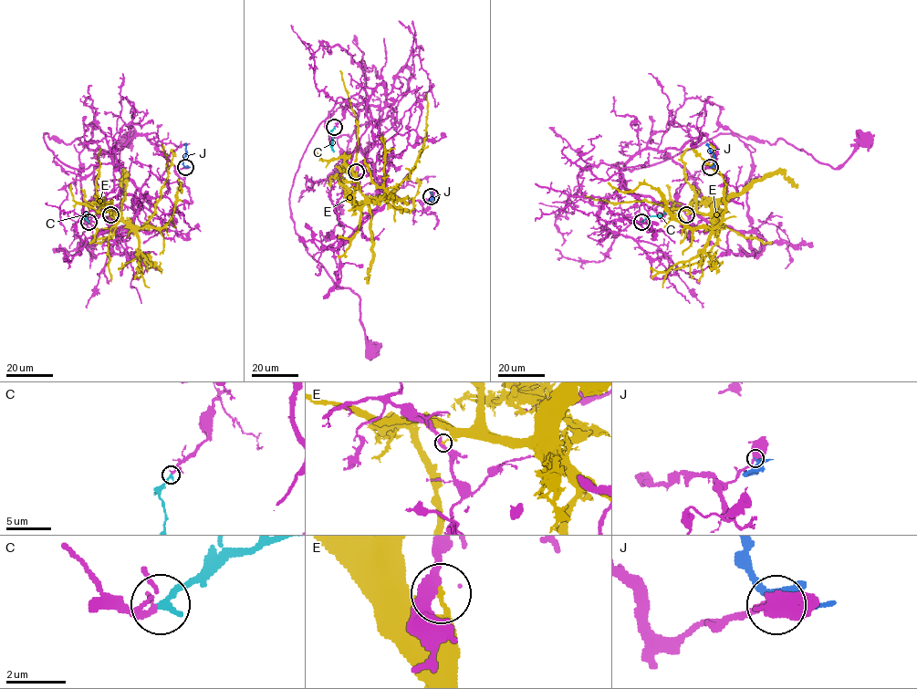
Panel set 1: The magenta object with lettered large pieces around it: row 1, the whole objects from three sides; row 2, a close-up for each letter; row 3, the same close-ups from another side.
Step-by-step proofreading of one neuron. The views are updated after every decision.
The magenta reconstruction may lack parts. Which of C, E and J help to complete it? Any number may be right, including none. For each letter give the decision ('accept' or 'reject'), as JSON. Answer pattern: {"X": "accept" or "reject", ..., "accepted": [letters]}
{"C": "accept", "E": "reject", "J": "reject", "accepted": ["C"]}

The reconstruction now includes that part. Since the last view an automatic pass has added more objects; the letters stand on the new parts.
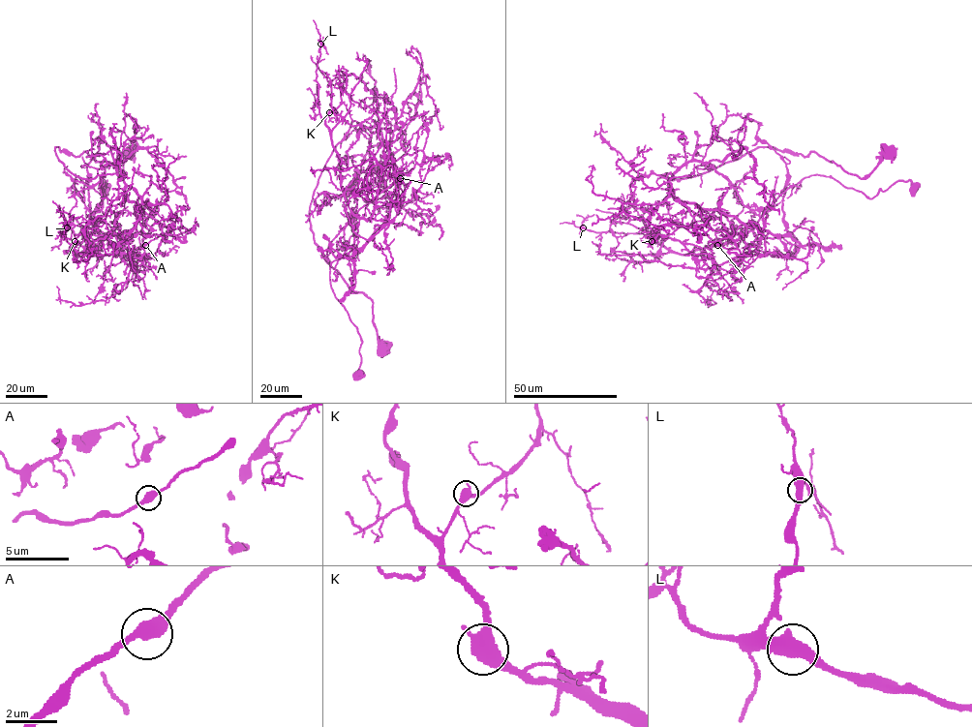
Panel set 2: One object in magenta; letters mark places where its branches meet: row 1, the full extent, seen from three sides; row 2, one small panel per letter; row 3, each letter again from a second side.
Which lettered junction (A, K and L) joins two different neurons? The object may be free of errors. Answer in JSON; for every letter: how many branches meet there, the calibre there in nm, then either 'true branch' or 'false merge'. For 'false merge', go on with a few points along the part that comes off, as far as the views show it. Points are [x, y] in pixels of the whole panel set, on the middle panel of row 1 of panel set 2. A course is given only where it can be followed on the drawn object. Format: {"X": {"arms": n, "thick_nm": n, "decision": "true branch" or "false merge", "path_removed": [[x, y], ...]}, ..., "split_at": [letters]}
{"A": {"arms": 2, "thick_nm": 480, "decision": "false merge", "path_removed": [[400, 178], [351, 215], [331, 131], [316, 103], [320, 45], [313, 20]]}, "K": {"arms": 2, "thick_nm": 480, "decision": "true branch"}, "L": {"arms": 2, "thick_nm": 500, "decision": "true branch"}, "split_at": ["A"]}

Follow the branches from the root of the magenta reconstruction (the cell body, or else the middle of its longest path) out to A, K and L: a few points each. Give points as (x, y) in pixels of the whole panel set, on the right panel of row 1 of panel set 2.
A: (889, 154), (862, 178), (815, 152), (773, 147), (693, 176), (660, 175), (700, 208), (697, 237), (717, 244)
K: (889, 154), (862, 178), (773, 147), (660, 175), (670, 195), (649, 227), (670, 251), (652, 241)
L: (889, 154), (862, 178), (773, 147), (660, 175), (670, 195), (649, 227), (667, 254), (646, 230), (583, 227)

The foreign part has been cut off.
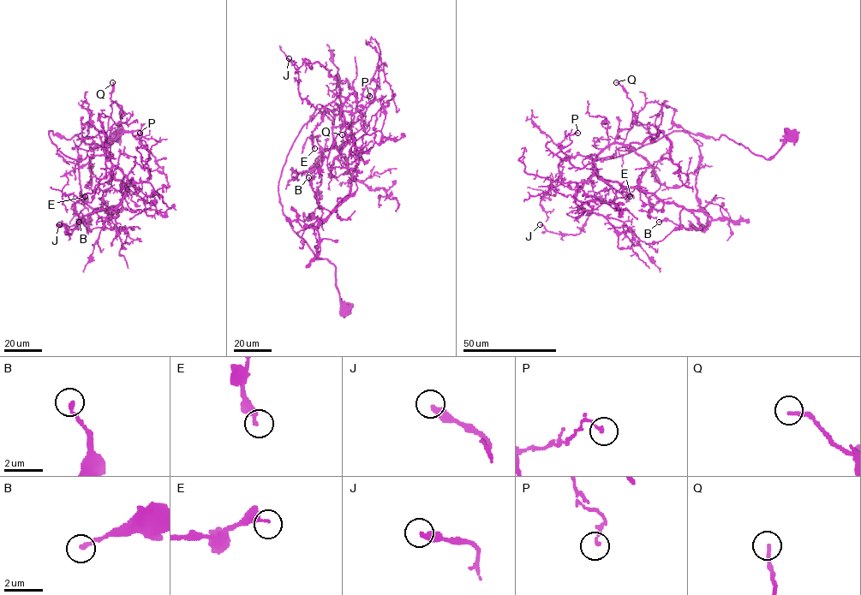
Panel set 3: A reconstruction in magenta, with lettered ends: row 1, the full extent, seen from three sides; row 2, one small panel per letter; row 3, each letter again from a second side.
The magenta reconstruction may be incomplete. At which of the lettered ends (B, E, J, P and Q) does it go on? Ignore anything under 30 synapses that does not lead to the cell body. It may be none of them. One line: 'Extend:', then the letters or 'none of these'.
Extend: none of these

